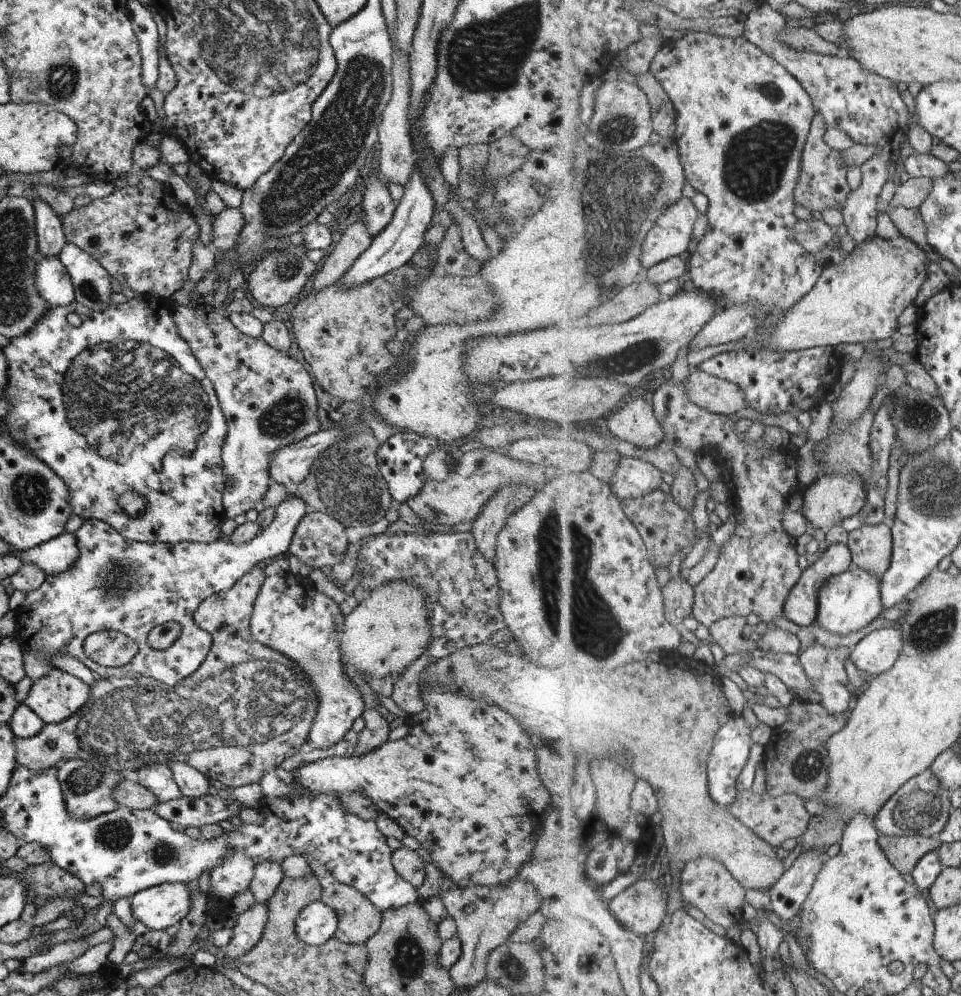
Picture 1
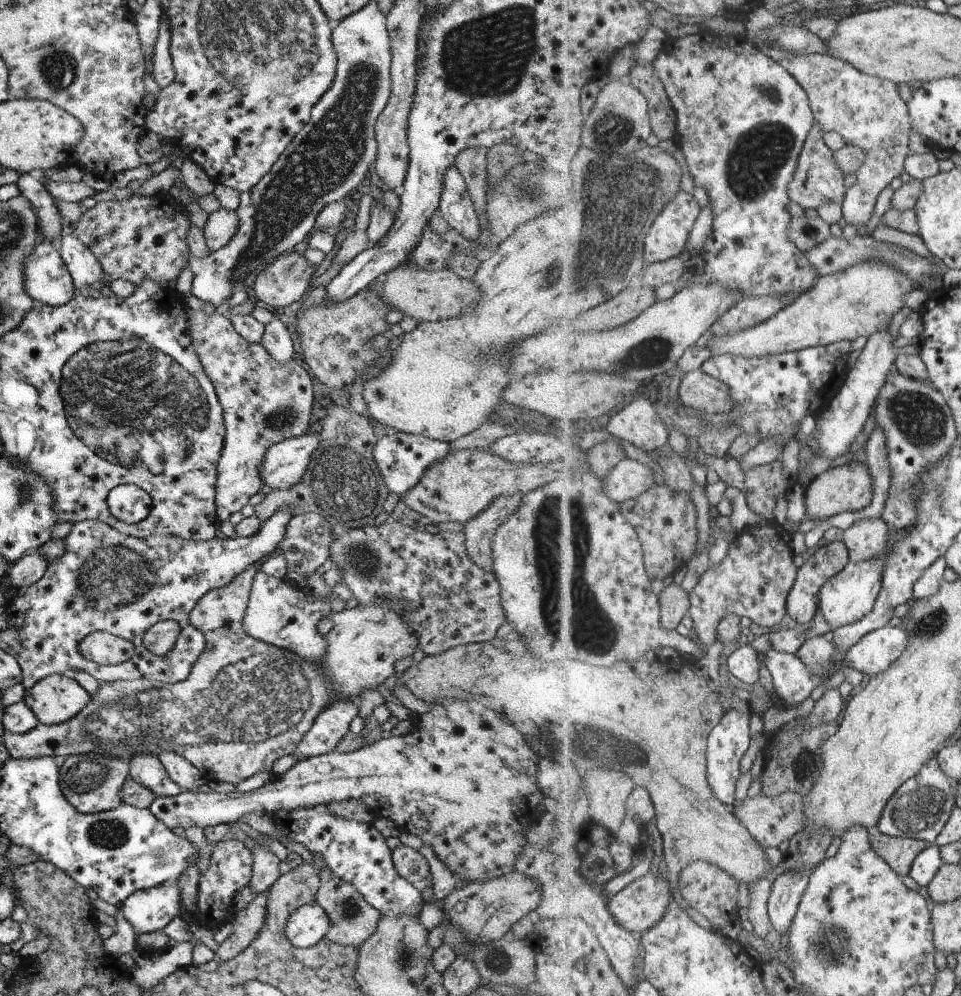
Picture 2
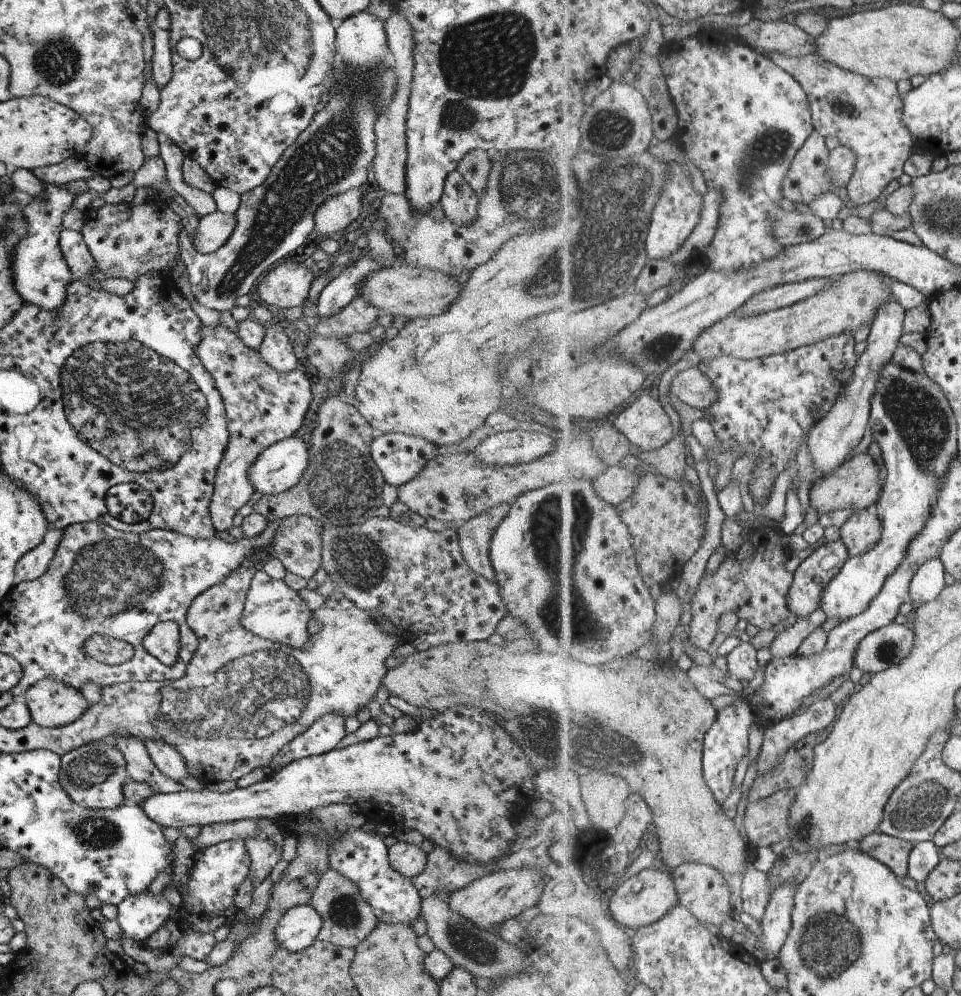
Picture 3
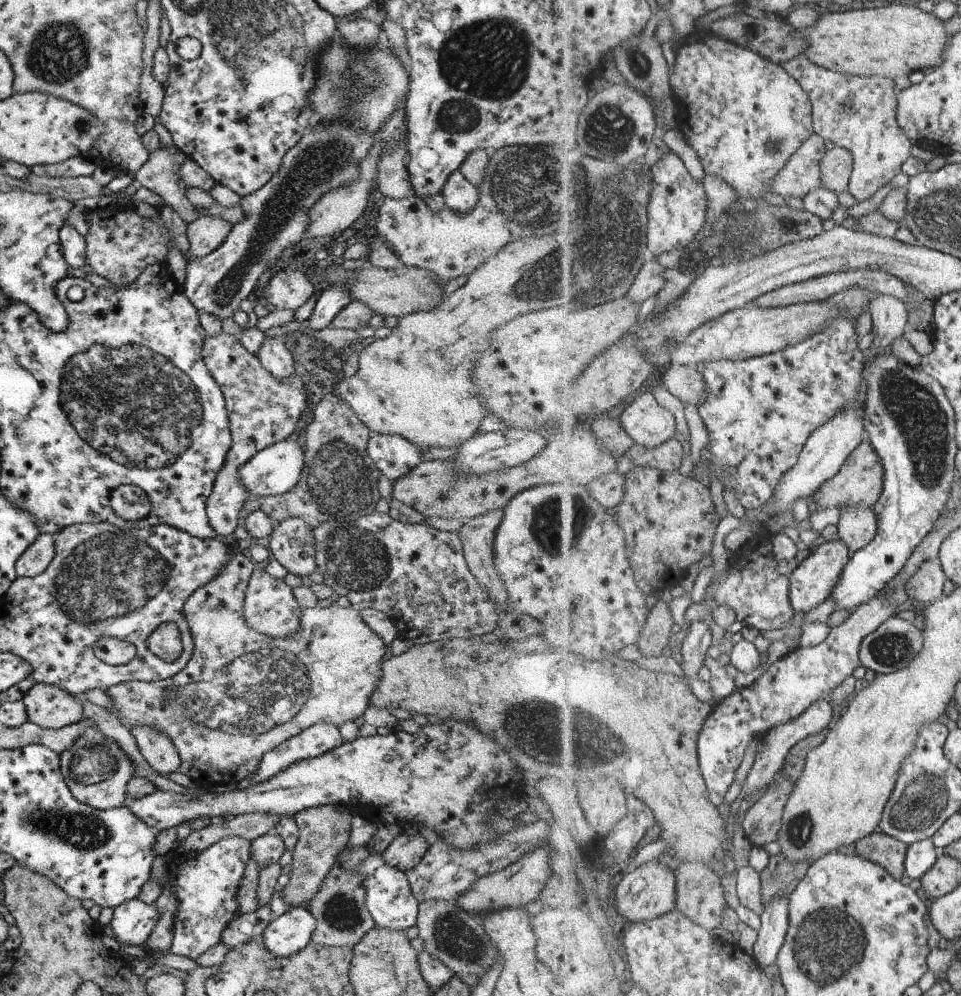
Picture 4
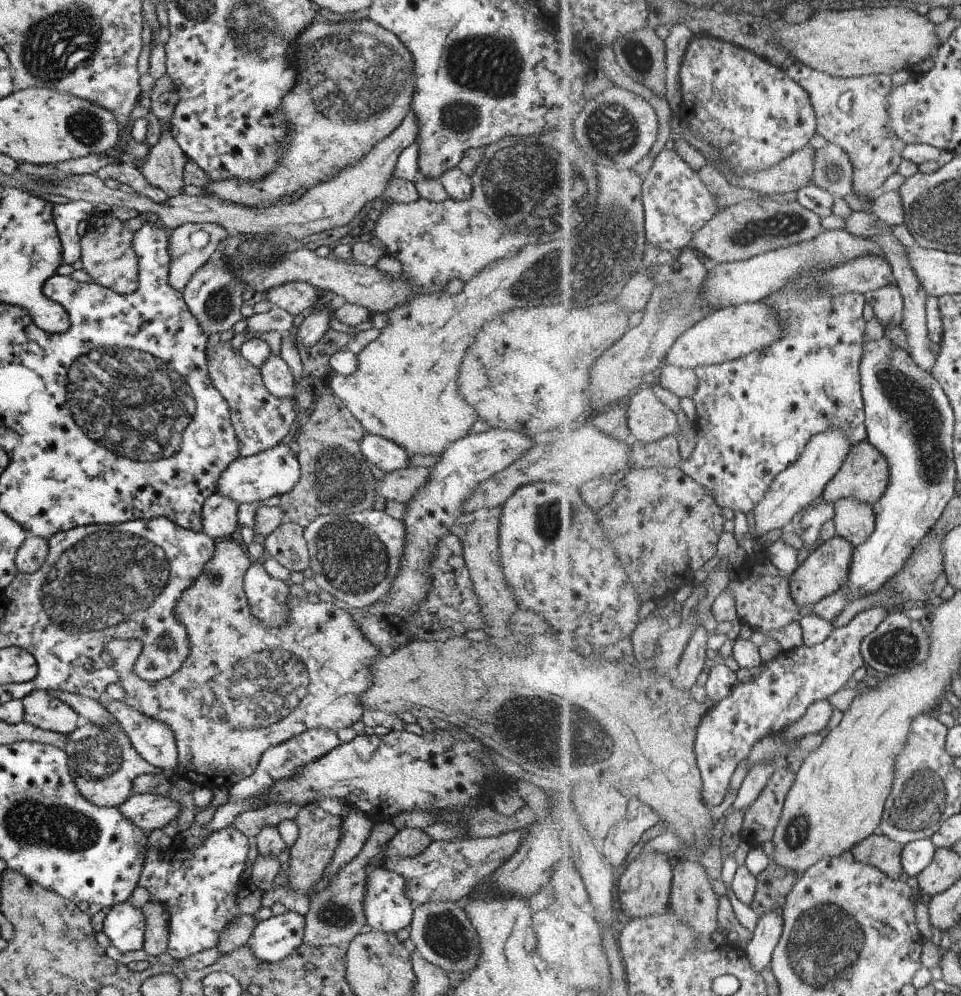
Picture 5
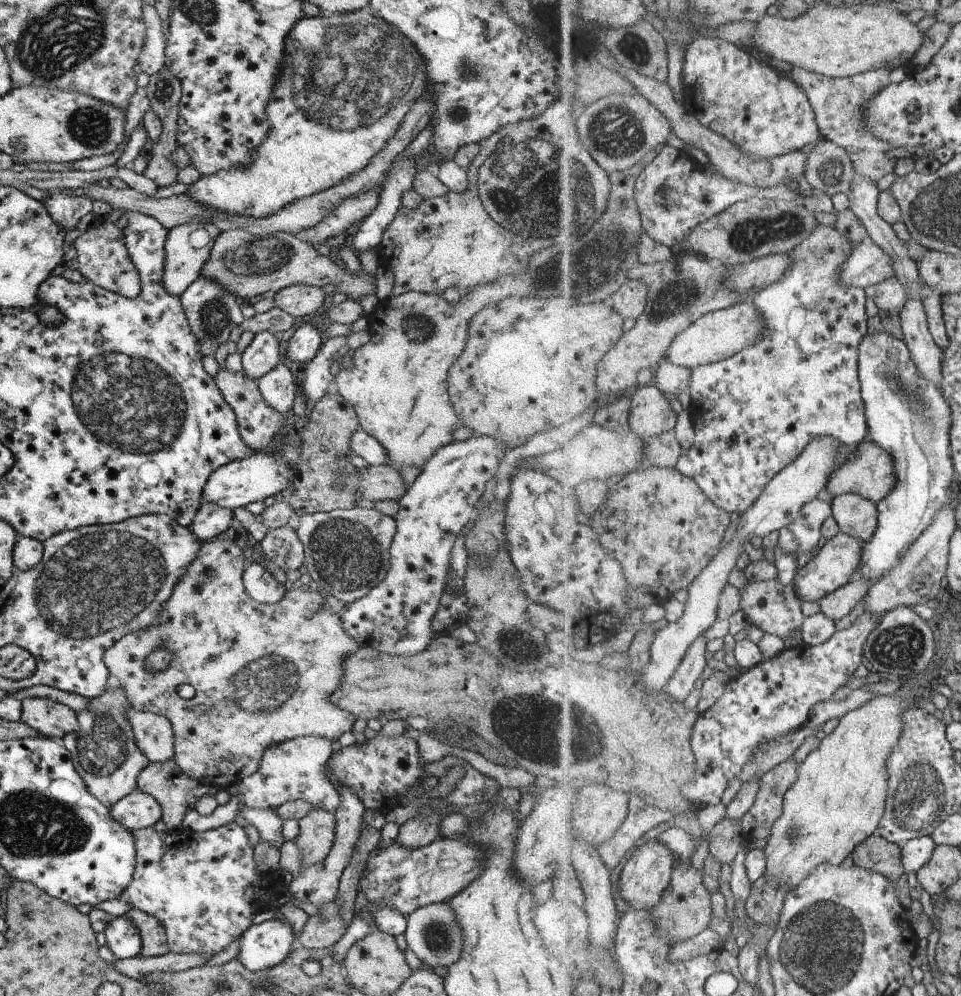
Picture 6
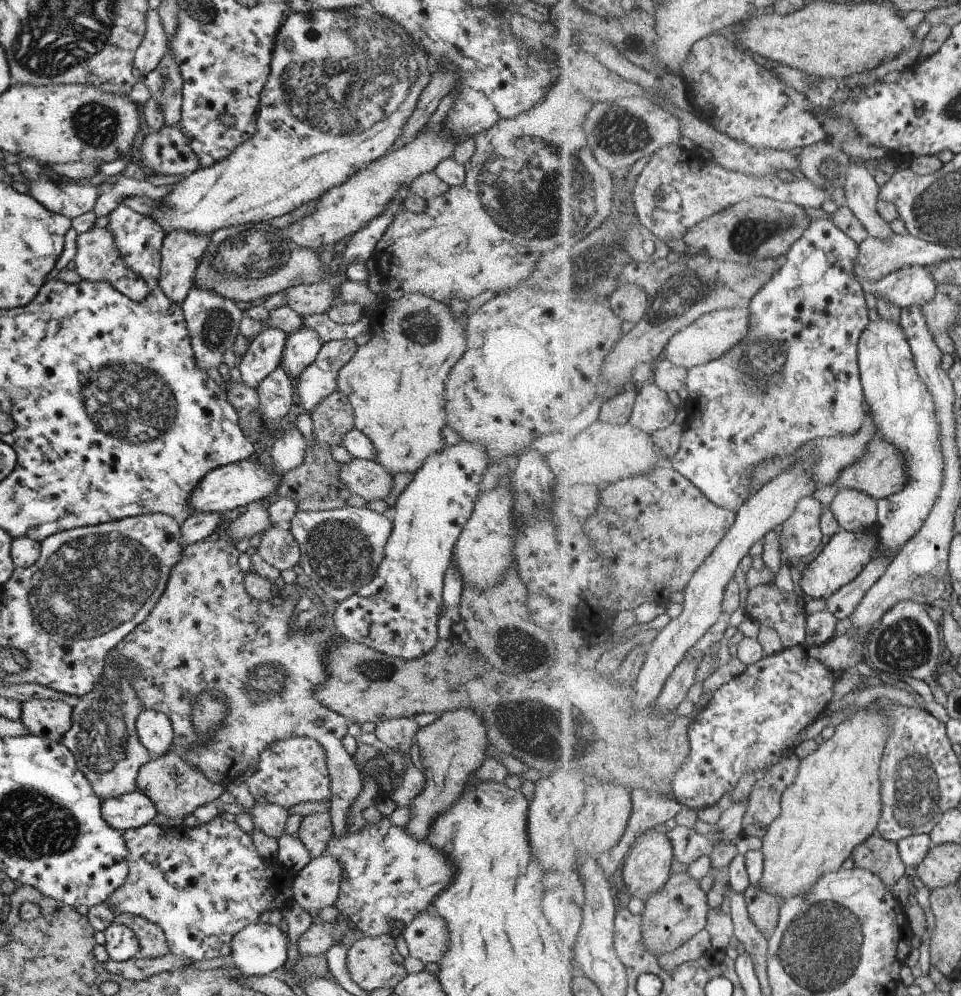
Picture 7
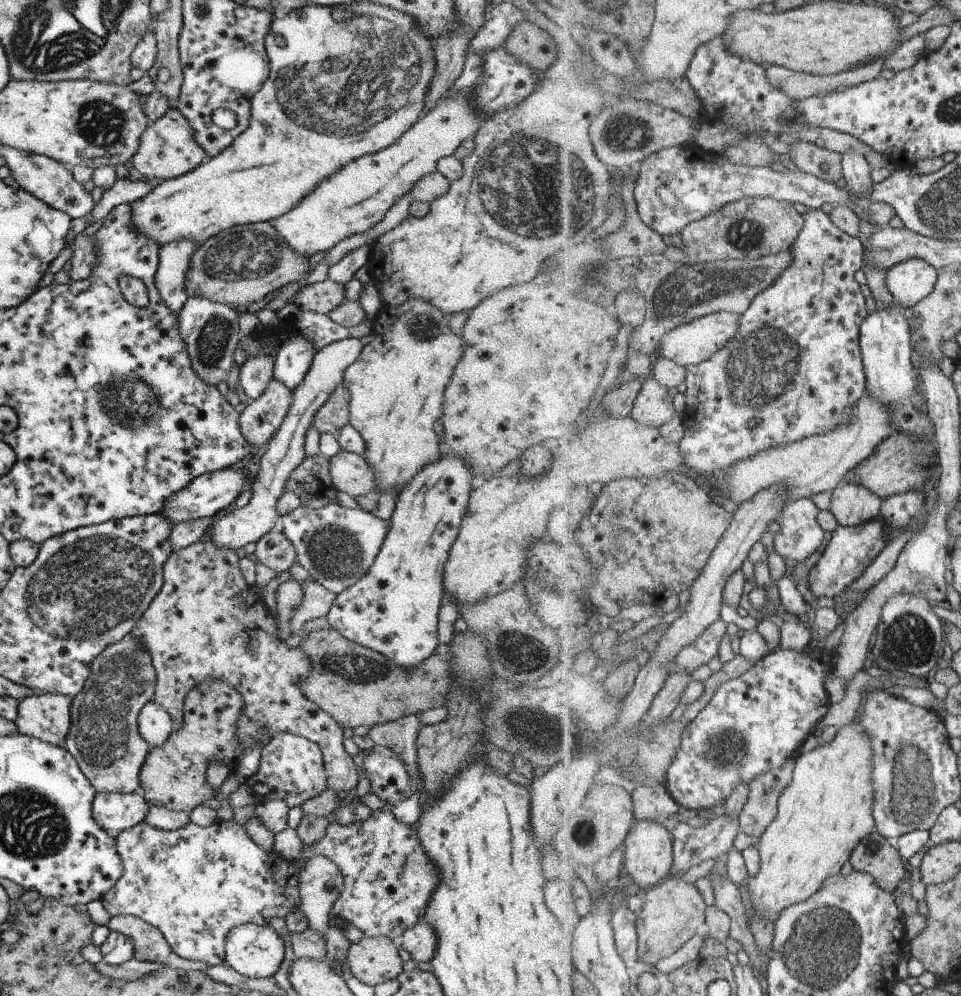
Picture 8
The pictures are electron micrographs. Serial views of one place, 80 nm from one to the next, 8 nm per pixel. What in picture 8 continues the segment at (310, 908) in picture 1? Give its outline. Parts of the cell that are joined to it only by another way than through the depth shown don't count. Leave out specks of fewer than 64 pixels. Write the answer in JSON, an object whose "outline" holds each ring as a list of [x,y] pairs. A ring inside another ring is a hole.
{"outline":[[[248,923],[237,926],[225,934],[223,962],[235,973],[249,979],[272,978],[283,960],[284,945],[281,937],[271,926]]]}

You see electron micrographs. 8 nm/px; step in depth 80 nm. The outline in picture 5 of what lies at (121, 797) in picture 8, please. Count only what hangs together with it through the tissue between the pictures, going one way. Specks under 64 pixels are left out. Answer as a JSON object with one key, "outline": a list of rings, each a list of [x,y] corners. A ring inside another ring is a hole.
{"outline":[[[148,793],[144,794],[132,794],[117,806],[121,818],[127,818],[133,826],[137,826],[137,829],[141,830],[145,834],[149,834],[152,830],[157,828],[163,828],[165,824],[171,824],[173,820],[177,819],[179,814],[179,806],[176,802],[174,795],[169,796],[155,796]]]}

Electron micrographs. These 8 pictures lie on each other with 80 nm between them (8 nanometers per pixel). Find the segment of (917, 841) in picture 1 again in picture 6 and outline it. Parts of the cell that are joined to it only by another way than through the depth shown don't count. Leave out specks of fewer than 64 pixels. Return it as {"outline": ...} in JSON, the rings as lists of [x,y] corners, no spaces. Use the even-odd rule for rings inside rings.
{"outline":[[[877,832],[857,846],[852,856],[854,864],[875,870],[891,882],[897,882],[903,874],[906,874],[902,862],[902,849]]]}

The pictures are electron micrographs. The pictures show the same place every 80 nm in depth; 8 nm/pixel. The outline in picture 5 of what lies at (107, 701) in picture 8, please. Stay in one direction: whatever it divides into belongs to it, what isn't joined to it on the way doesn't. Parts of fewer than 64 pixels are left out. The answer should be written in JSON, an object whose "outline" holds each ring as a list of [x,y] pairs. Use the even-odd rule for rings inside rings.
{"outline":[[[115,718],[111,724],[107,724],[107,727],[99,728],[93,725],[93,722],[81,722],[73,732],[67,734],[63,750],[68,753],[69,774],[75,780],[77,792],[81,792],[81,796],[87,802],[100,808],[116,808],[121,802],[125,802],[132,795],[131,784],[137,776],[159,774],[173,782],[179,779],[173,770],[161,770],[147,764],[131,747],[127,734]]]}

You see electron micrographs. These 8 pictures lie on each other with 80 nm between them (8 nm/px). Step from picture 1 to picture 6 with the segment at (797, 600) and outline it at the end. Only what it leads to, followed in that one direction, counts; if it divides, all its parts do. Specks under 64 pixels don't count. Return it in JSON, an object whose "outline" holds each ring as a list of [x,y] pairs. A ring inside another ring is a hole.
{"outline":[[[843,532],[837,534],[833,539],[827,540],[819,553],[797,572],[793,586],[799,599],[820,602],[829,594],[852,582],[855,574],[861,568],[864,552],[865,542],[863,540],[858,540],[855,536],[849,536]]]}

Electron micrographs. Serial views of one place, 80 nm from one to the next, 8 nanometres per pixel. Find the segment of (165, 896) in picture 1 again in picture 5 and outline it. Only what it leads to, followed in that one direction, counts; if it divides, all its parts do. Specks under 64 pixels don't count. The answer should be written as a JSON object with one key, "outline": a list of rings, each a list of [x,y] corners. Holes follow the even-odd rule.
{"outline":[[[120,903],[106,911],[102,932],[119,952],[142,949],[145,918],[140,908]]]}

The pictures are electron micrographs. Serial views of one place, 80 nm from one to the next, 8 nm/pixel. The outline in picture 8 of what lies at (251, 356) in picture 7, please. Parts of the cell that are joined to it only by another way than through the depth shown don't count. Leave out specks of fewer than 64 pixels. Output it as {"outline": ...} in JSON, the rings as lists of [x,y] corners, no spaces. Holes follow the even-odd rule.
{"outline":[[[275,352],[273,354],[255,354],[253,358],[251,356],[245,358],[245,362],[241,364],[238,384],[249,401],[259,398],[261,392],[265,390],[267,382],[271,380],[274,356]]]}

